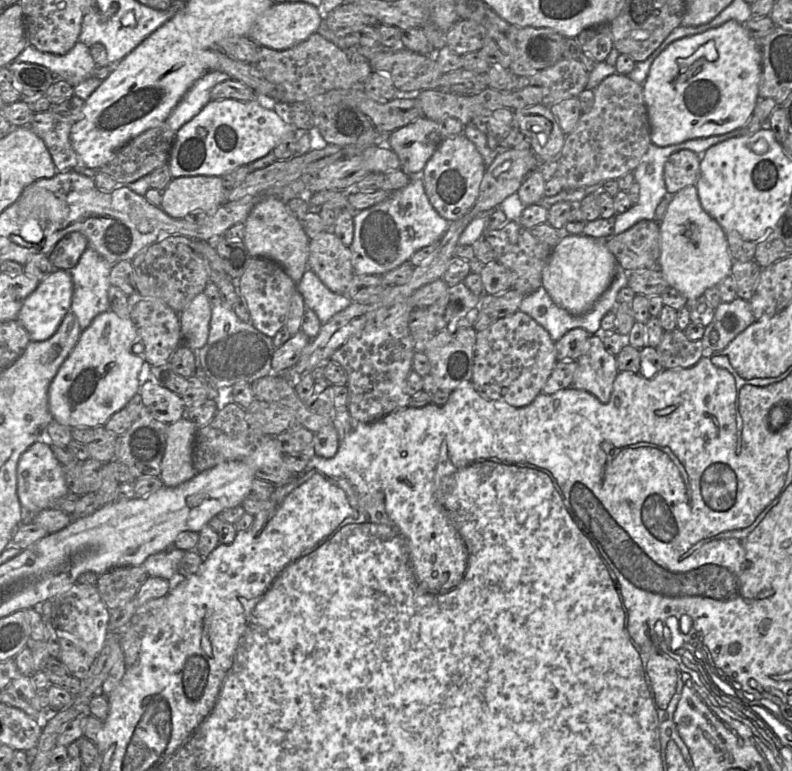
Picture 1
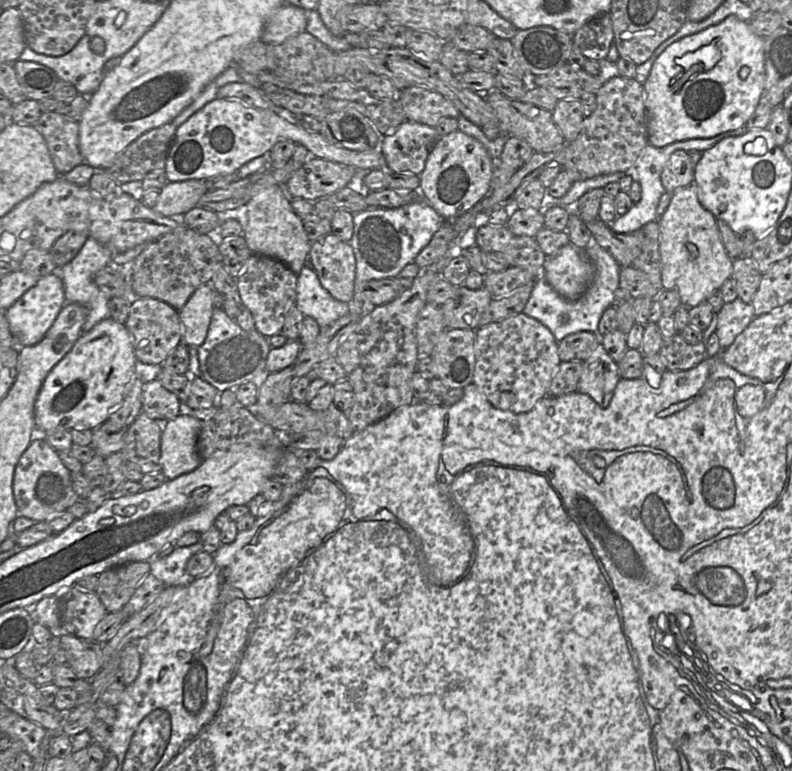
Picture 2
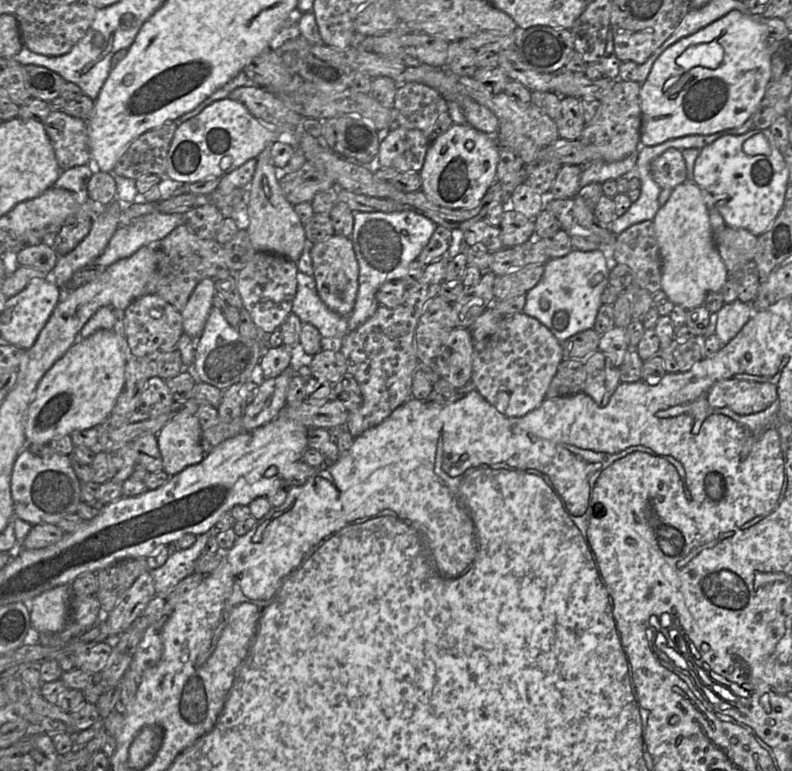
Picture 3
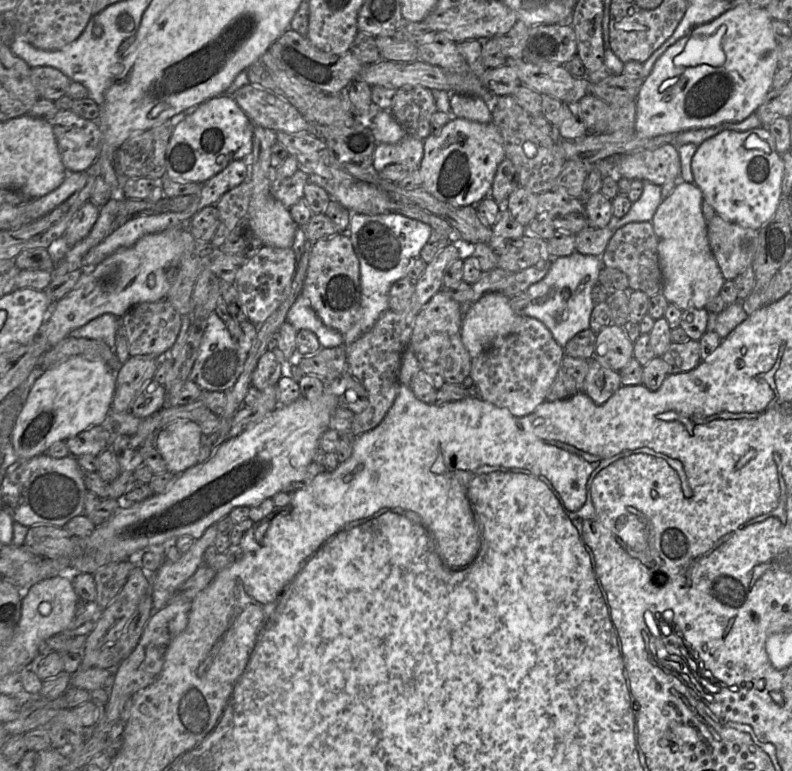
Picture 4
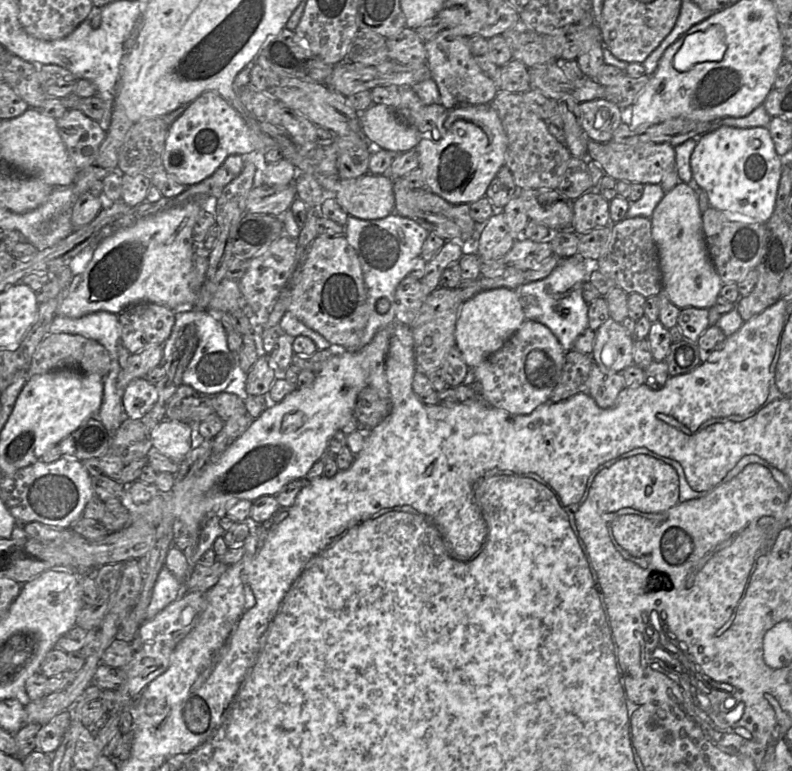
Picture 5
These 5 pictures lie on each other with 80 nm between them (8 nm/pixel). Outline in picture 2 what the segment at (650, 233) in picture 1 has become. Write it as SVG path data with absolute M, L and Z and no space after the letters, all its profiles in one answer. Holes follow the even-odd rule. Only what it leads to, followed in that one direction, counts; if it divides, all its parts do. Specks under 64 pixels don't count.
M599 219L585 223L597 245L606 250L621 267L632 267L633 261L642 252L644 233L641 229L619 234Z

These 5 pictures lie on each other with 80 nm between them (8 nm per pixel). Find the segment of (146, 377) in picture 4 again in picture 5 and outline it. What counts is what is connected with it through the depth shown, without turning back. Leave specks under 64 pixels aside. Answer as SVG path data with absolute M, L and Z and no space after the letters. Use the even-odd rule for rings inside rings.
M162 345L149 346L131 354L127 364L118 375L118 391L122 398L127 385L136 378L143 378L148 371L157 367L162 360Z

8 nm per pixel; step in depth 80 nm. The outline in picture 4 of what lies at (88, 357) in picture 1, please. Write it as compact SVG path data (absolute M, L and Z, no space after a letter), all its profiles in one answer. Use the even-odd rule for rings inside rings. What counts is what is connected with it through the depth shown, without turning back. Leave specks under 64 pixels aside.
M80 355L46 369L19 406L11 432L15 455L32 458L45 453L57 441L66 441L89 427L101 425L111 409L116 379L117 371Z

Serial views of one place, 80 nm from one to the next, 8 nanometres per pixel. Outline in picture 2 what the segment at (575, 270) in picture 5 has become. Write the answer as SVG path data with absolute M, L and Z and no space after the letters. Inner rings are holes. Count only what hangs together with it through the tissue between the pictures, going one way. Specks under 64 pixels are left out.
M592 240L589 246L584 249L584 254L594 267L594 280L579 299L567 300L563 298L543 276L538 276L522 311L523 314L536 319L546 326L557 342L560 342L570 334L581 331L597 333L601 316L608 307L612 306L614 293L619 288L621 266L606 250Z

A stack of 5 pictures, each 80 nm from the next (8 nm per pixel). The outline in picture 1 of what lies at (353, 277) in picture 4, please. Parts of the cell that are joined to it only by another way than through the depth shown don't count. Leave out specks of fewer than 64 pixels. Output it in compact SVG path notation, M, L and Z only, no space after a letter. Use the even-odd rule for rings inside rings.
M323 231L308 243L308 268L332 292L346 294L354 273L352 252L332 231Z

